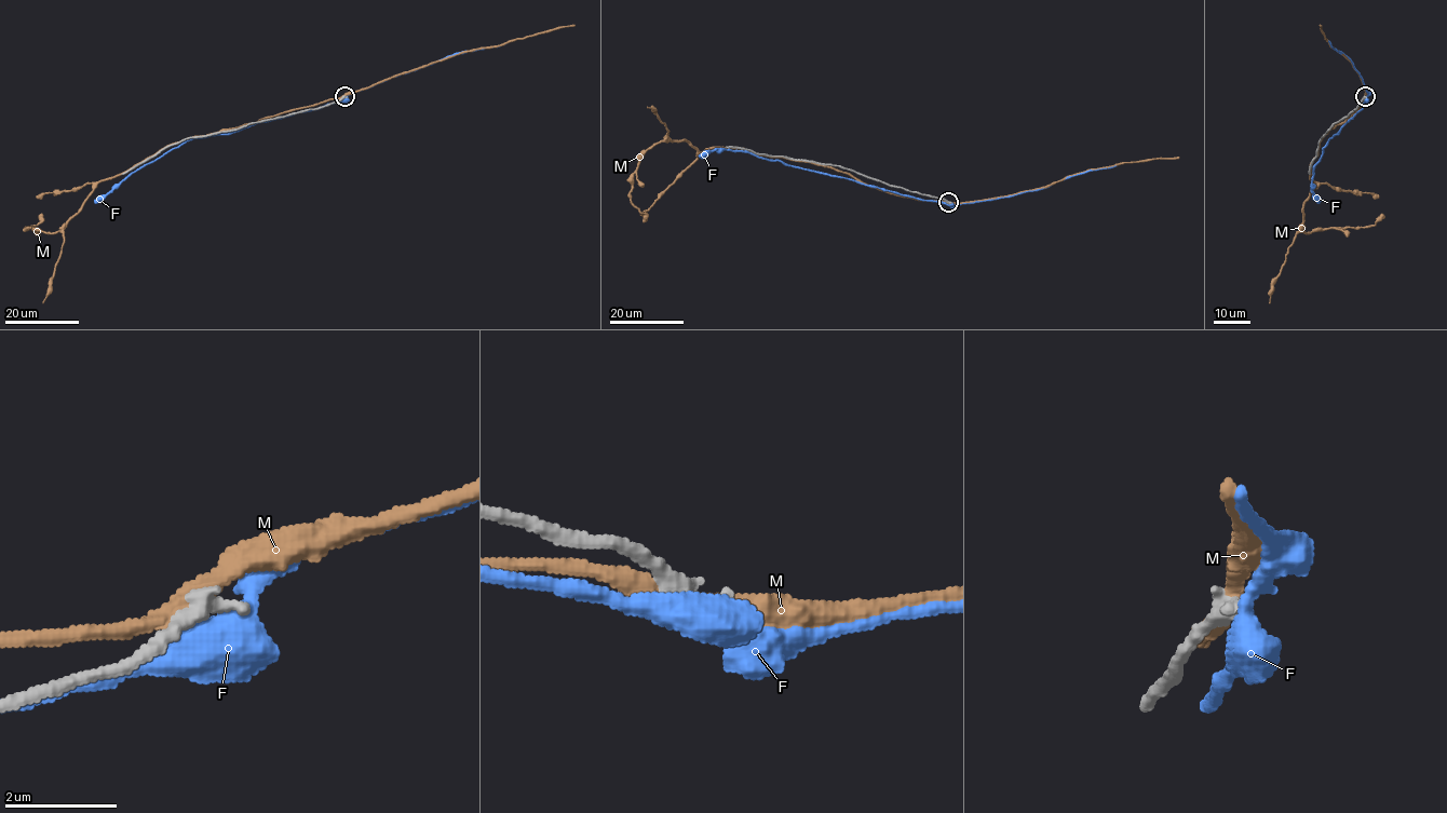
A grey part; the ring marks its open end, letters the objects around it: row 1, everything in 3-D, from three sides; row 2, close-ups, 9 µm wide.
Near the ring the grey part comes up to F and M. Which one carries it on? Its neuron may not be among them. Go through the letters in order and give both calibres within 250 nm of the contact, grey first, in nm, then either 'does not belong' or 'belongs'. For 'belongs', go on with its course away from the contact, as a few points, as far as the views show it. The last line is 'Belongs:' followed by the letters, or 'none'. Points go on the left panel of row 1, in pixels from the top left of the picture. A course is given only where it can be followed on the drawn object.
F: calibres 360 and 440 nm; does not belong
M: calibres 380 and 300 nm; does not belong
Belongs: none

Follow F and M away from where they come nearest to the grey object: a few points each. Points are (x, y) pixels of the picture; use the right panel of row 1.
F: (1365, 98), (1363, 107), (1328, 140), (1314, 165), (1311, 190), (1319, 203)
M: (1364, 97), (1349, 118), (1320, 141), (1310, 162), (1314, 188), (1303, 202), (1303, 230), (1363, 227), (1384, 216)

